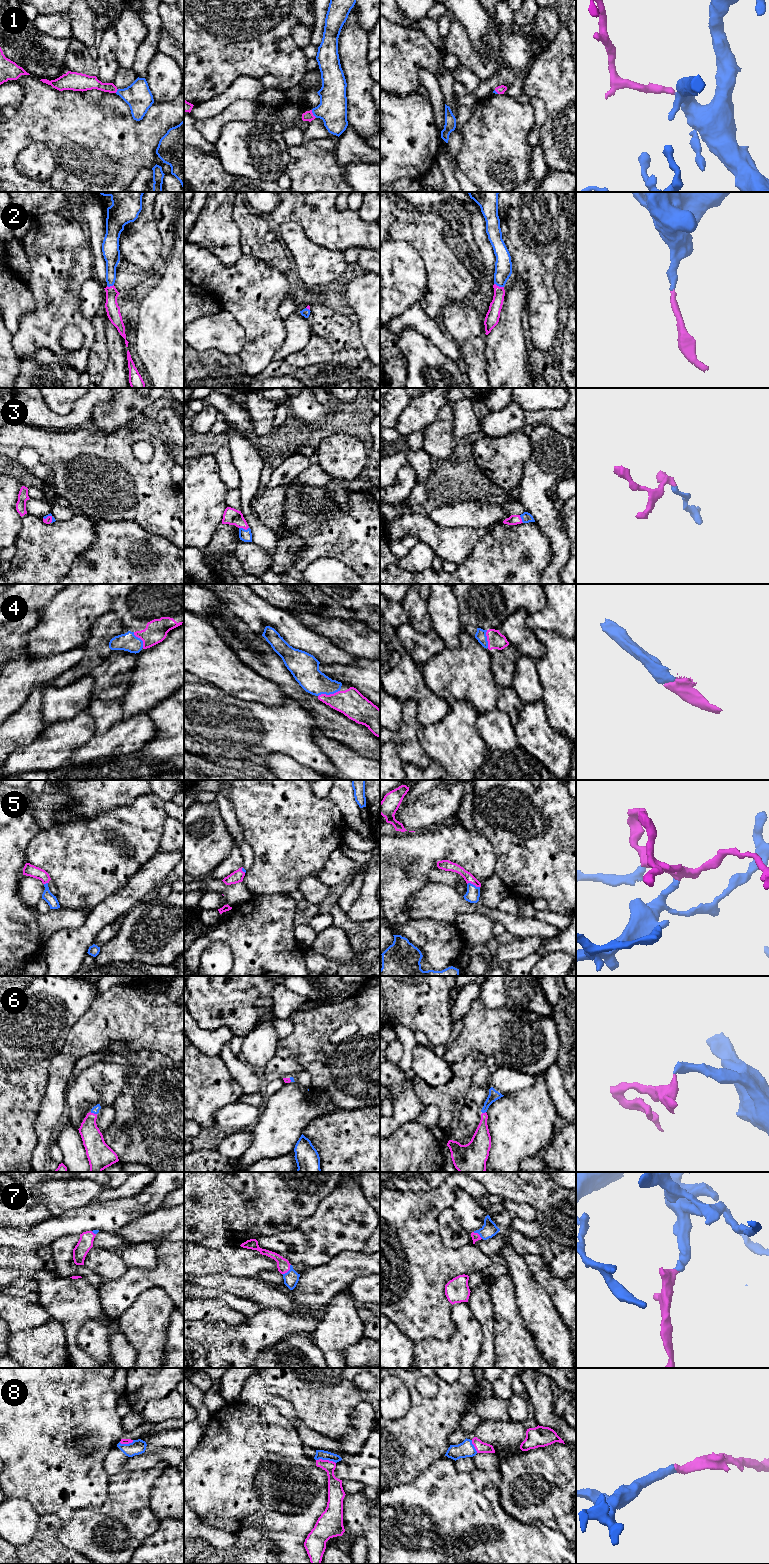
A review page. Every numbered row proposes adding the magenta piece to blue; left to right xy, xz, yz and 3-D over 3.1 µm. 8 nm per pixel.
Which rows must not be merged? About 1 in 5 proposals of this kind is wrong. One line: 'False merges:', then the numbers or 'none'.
False merges: none

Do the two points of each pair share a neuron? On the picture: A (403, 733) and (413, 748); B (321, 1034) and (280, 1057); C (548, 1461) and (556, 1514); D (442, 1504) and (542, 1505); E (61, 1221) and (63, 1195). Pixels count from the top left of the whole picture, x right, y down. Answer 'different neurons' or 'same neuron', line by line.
A: same neuron
B: different neurons
C: same neuron
D: different neurons
E: different neurons

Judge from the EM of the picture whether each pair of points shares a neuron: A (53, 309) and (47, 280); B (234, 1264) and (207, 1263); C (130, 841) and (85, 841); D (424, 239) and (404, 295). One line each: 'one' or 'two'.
A: one
B: one
C: one
D: two

